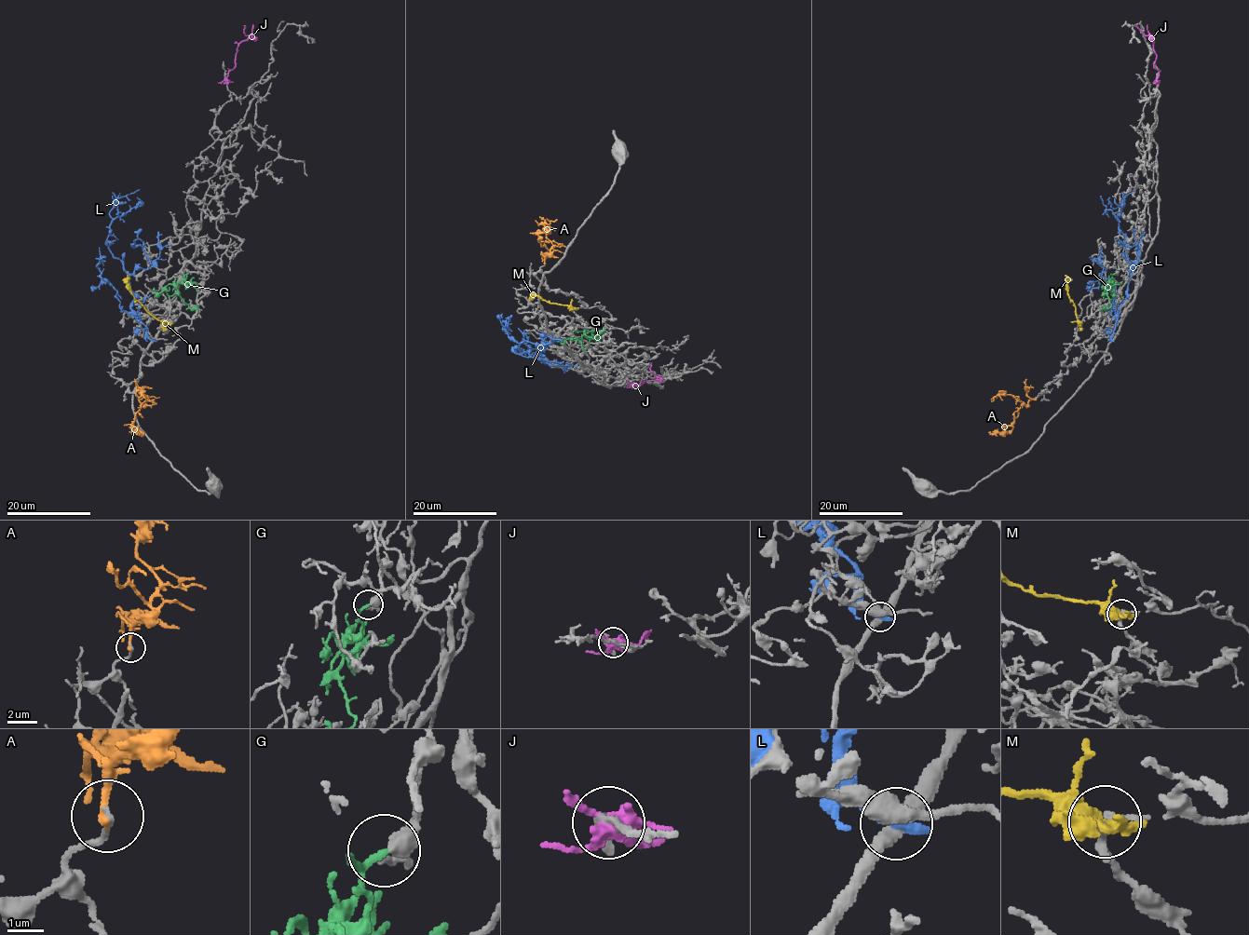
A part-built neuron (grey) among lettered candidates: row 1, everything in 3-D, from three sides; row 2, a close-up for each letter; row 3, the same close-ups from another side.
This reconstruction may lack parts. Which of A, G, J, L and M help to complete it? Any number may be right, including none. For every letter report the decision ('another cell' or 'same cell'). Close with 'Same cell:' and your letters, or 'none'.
A: another cell
G: same cell
J: another cell
L: another cell
M: another cell
Same cell: G

